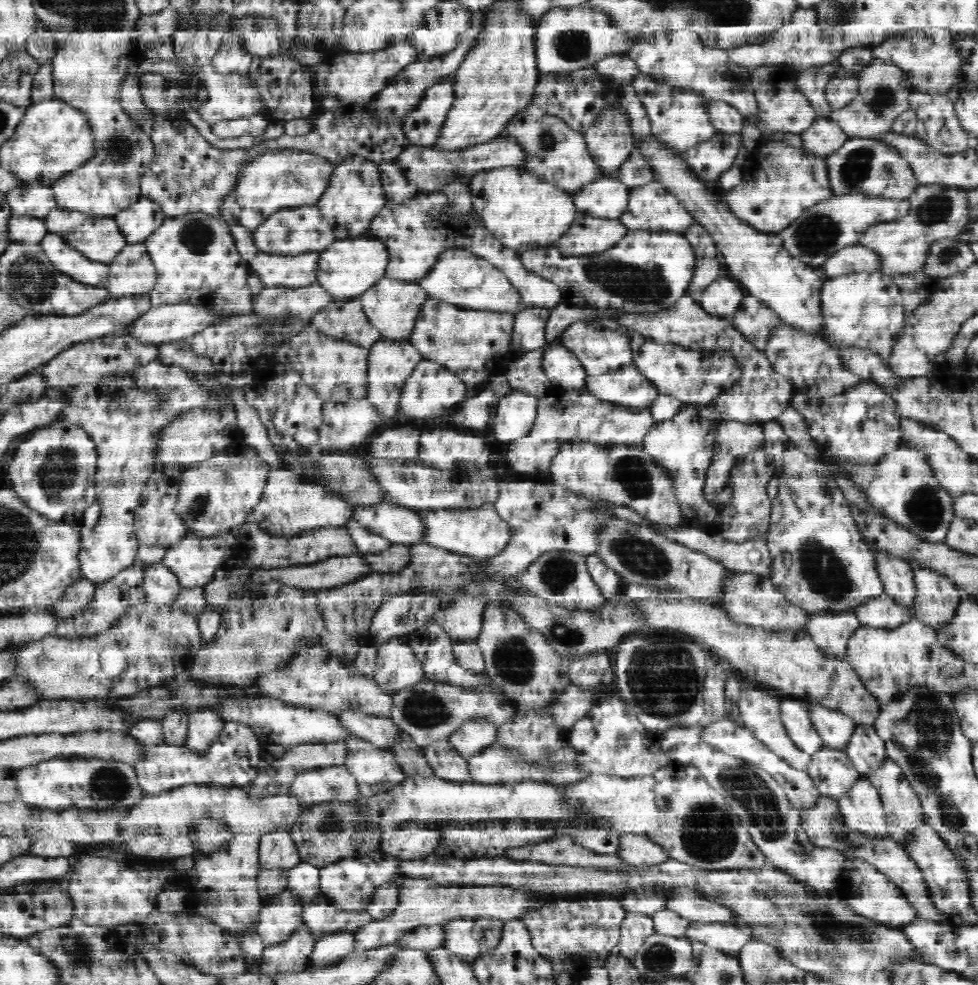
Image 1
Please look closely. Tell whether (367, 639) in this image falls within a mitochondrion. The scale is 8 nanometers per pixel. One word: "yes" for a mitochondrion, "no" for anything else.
no

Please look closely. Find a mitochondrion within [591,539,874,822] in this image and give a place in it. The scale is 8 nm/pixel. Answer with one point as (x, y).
(664, 679)

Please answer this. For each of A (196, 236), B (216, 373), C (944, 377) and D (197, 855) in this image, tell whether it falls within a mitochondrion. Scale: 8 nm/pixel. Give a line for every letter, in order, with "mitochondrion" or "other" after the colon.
A: mitochondrion
B: other
C: other
D: other

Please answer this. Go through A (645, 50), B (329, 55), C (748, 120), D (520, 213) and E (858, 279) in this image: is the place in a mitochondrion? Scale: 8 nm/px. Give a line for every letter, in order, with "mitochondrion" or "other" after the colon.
A: other
B: other
C: other
D: other
E: other

